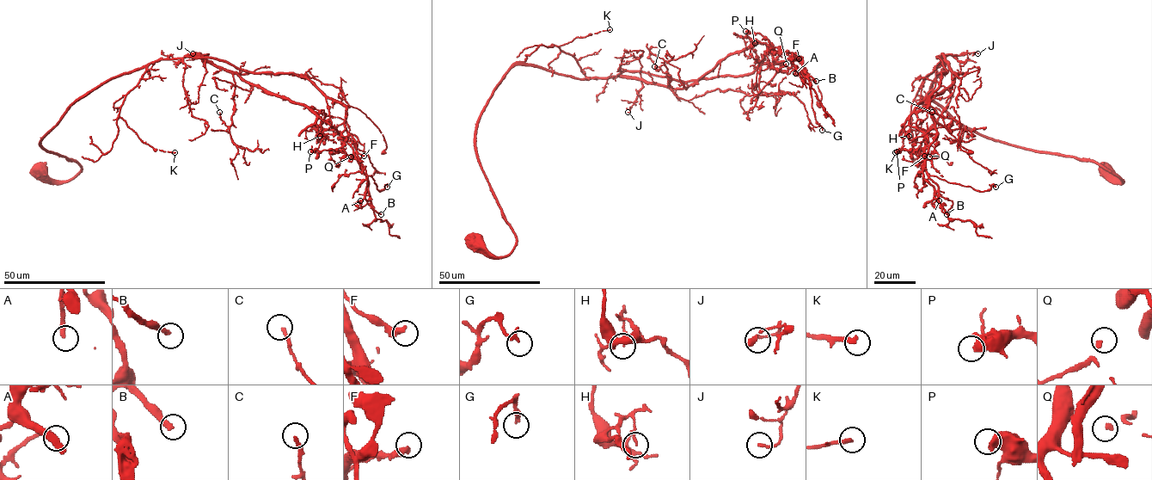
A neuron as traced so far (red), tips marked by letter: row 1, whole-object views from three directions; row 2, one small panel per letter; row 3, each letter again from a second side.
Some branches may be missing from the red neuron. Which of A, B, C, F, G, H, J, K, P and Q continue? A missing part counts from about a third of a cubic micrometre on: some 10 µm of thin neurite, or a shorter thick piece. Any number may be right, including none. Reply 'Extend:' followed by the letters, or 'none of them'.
Extend: B, K

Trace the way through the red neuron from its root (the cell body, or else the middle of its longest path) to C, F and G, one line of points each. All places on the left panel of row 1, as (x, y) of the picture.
C: (39, 171), (70, 181), (79, 165), (40, 140), (150, 63), (228, 70), (229, 126), (219, 112)
F: (39, 171), (69, 181), (81, 170), (40, 144), (76, 101), (150, 63), (195, 56), (309, 107), (364, 156)
G: (39, 171), (69, 181), (81, 170), (40, 144), (76, 101), (150, 63), (203, 56), (312, 108), (387, 187)

